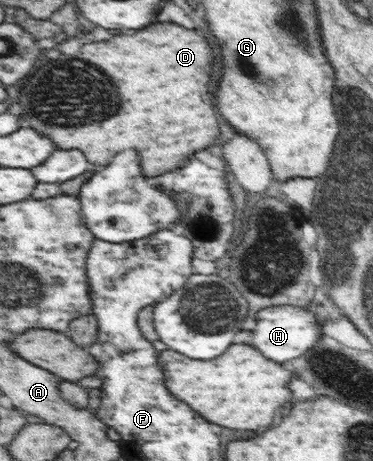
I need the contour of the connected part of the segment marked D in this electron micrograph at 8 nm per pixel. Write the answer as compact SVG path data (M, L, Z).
M162 22L130 36L120 34L108 42L86 44L76 54L80 60L68 62L73 59L72 56L61 54L60 57L59 60L52 60L52 80L48 80L48 62L37 62L34 70L28 74L30 78L26 84L18 90L18 98L26 124L30 124L34 130L40 130L40 134L48 134L48 138L52 138L52 142L62 150L78 148L86 154L88 162L106 166L118 152L136 148L144 174L152 178L172 172L182 162L186 162L194 150L212 146L220 136L212 100L214 96L210 90L214 56L210 44L200 34L196 34L196 30L188 30L172 22Z

